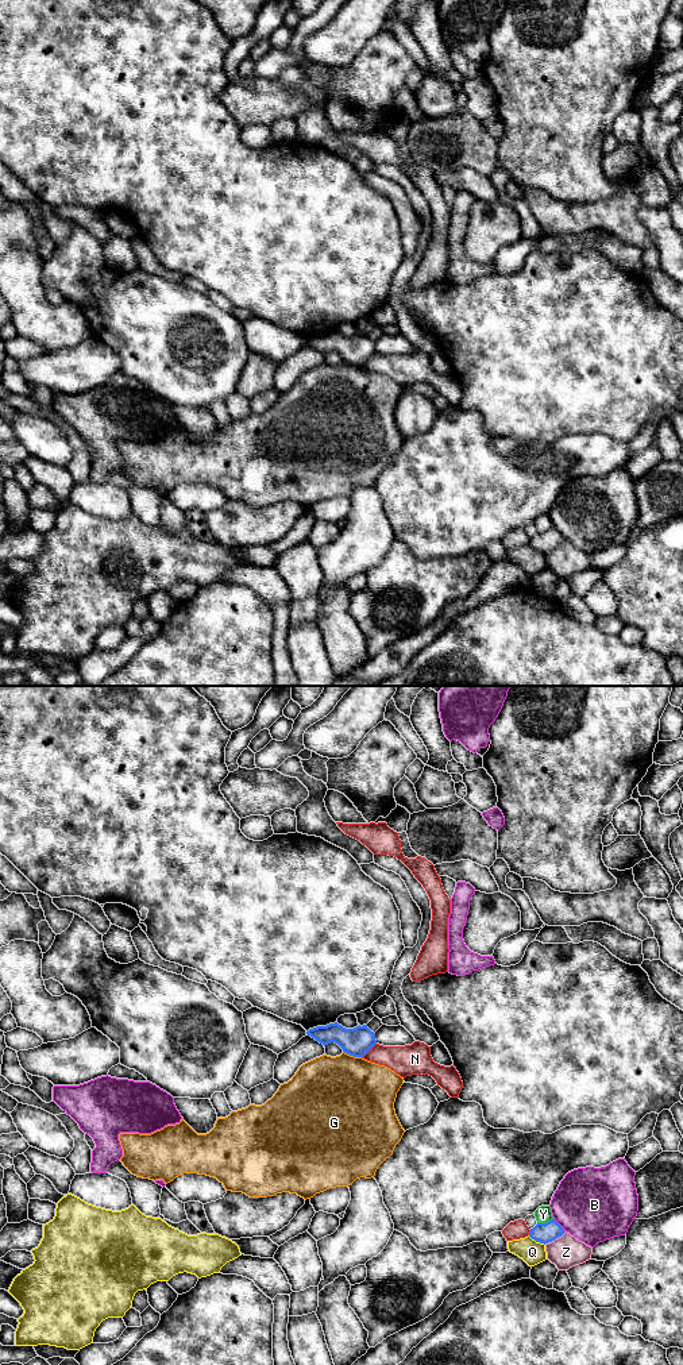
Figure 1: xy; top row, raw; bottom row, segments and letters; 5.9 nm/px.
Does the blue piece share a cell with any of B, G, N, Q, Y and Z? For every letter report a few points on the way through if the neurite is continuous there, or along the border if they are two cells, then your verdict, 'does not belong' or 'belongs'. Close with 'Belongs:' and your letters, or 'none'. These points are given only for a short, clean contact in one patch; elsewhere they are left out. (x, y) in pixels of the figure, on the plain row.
B: does not belong
G: does not belong
N: does not belong
Q: does not belong
Y: does not belong
Z: does not belong
Belongs: none

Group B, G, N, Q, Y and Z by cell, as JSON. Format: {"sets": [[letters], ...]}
{"sets": [["B"], ["G"], ["N"], ["Q"], ["Y"], ["Z"]]}

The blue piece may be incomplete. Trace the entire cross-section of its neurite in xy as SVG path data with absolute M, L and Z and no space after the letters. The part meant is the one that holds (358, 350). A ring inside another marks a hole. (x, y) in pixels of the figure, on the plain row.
M335 331L309 338L306 343L324 355L335 351L344 362L354 366L363 366L377 352L375 342L367 333L346 338Z

